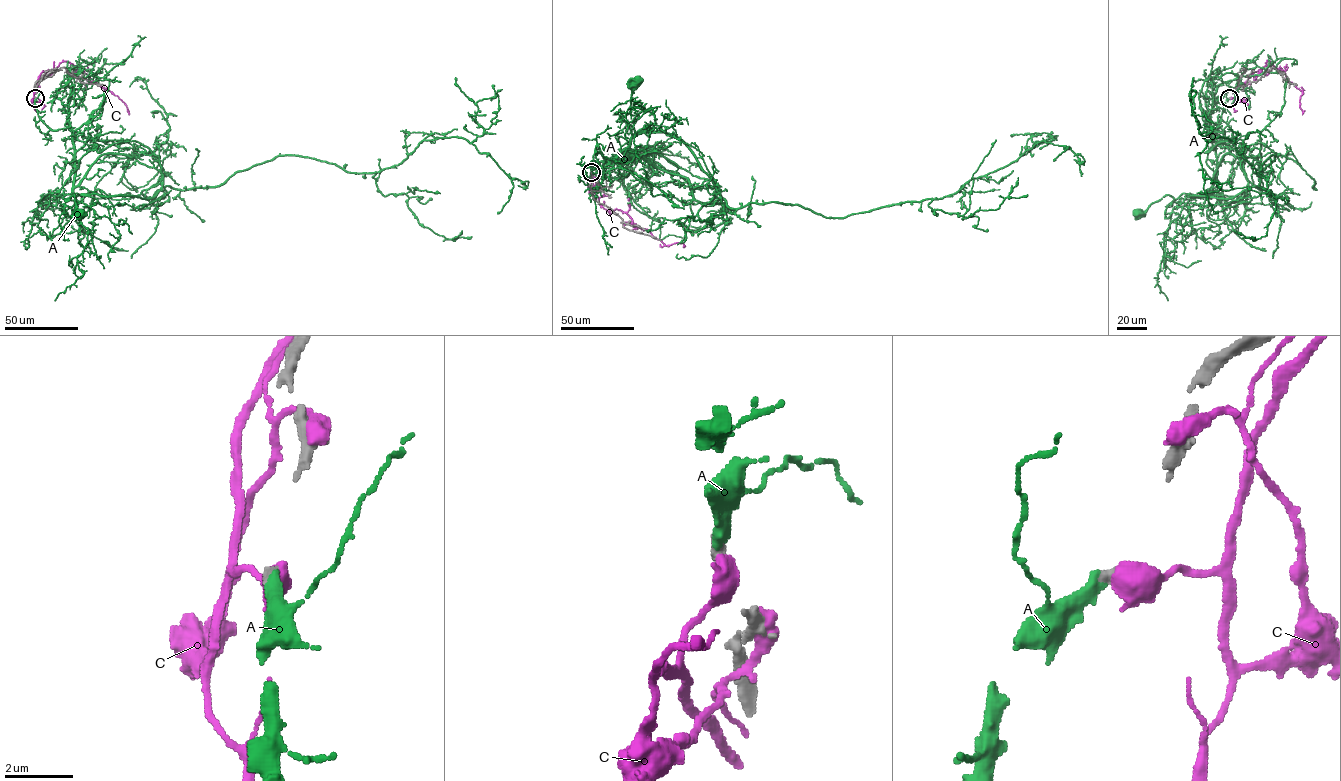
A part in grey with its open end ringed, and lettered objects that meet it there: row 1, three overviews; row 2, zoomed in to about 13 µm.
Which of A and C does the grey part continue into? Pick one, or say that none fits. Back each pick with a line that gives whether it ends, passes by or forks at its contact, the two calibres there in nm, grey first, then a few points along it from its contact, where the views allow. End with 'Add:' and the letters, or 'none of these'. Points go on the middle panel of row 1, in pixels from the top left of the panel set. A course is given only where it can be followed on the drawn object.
A: it ends there; 280 nm thick on the grey side, 440 nm on the other; it runs (591, 173), (594, 164), (611, 157), (626, 154), (631, 160), (634, 129), (621, 117), (629, 112), (635, 81)
Add: A

